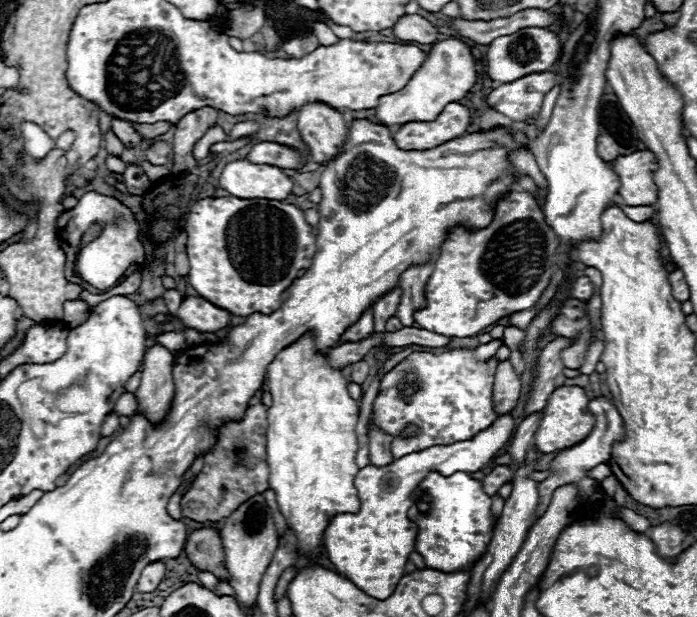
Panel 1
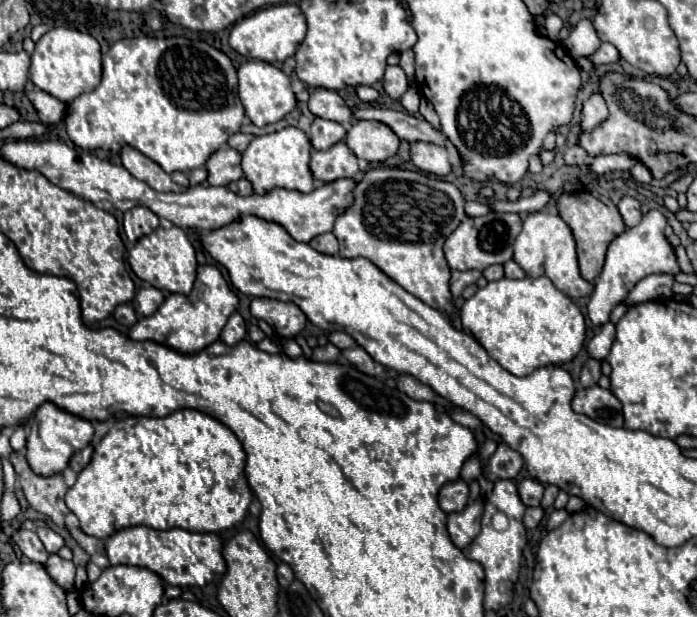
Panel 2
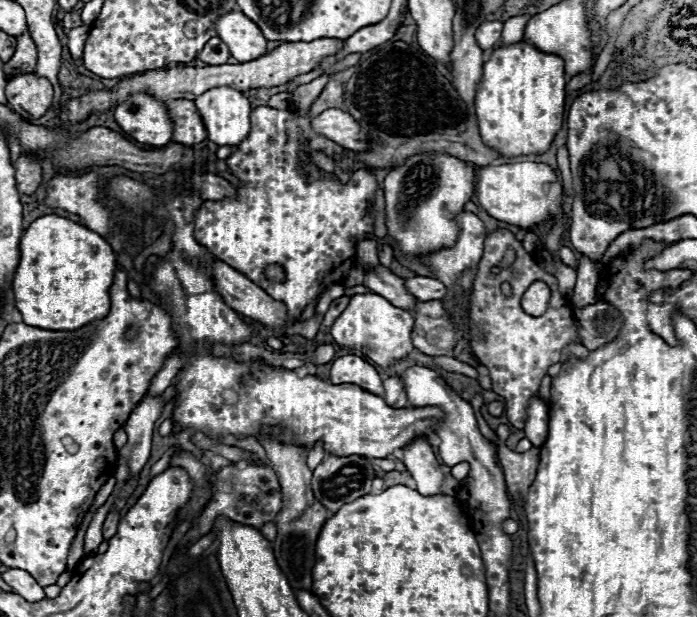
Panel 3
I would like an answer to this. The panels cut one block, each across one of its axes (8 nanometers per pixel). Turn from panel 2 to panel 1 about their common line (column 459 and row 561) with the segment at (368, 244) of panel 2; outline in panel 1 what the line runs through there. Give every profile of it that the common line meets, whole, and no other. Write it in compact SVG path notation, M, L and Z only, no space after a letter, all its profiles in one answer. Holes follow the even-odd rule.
M198 528L188 534L184 546L190 564L202 572L212 572L216 578L228 582L228 572L224 564L222 538L214 528Z

